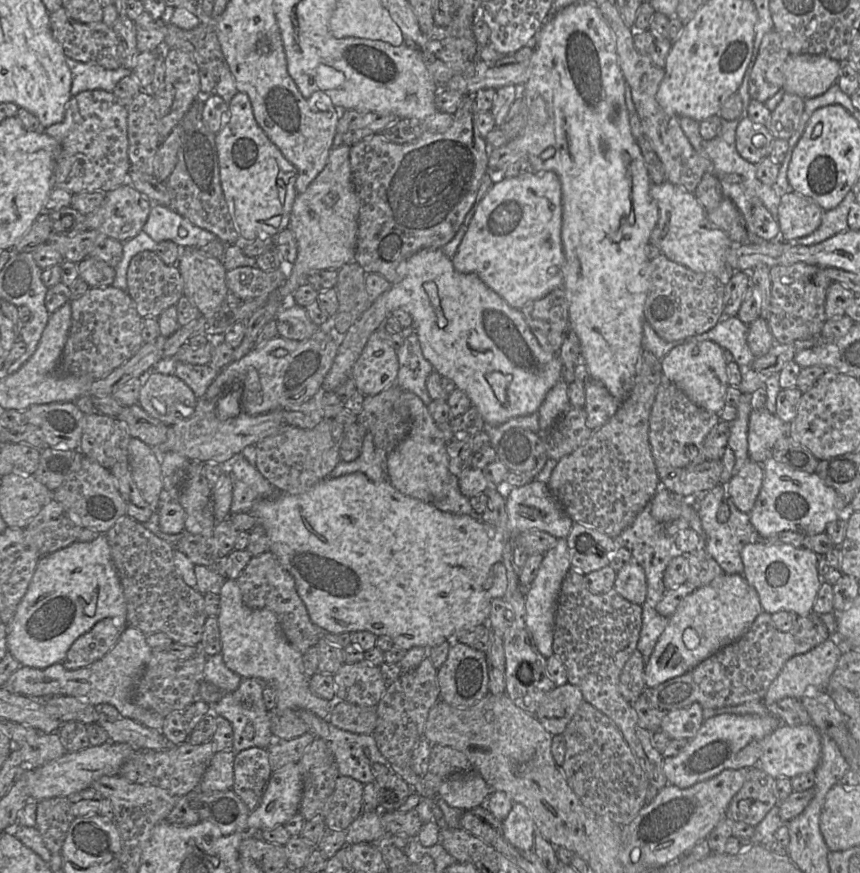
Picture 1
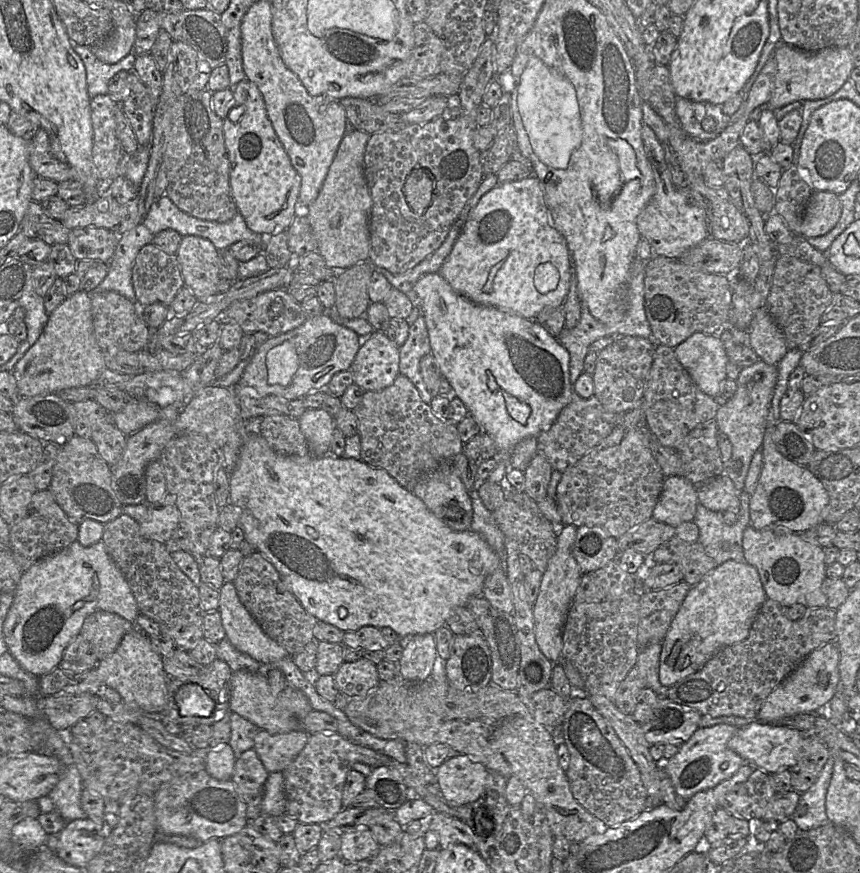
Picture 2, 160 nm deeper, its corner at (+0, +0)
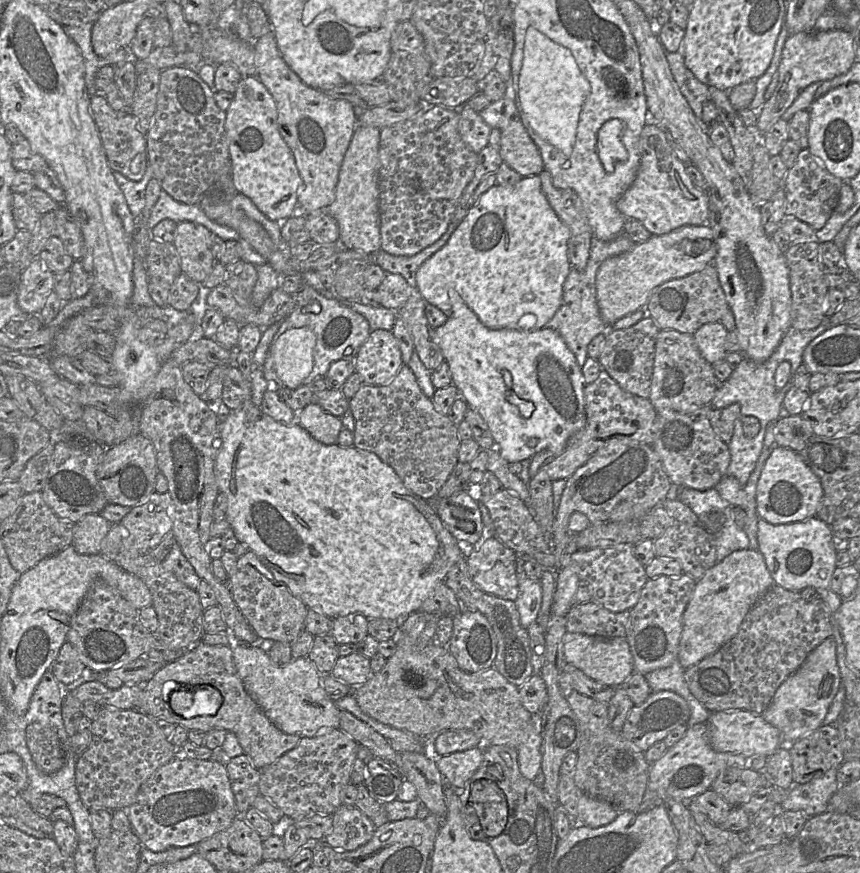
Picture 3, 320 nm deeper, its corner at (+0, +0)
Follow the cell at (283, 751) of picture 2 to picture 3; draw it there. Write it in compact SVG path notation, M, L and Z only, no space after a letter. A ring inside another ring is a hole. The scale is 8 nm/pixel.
M201 641L196 643L190 650L183 653L181 657L173 662L166 663L146 683L134 709L154 720L164 719L176 725L182 725L186 729L209 732L212 729L224 729L234 732L238 741L255 768L261 769L293 749L301 739L296 734L286 734L279 730L265 715L262 709L246 692L242 680L239 677L233 660L233 650L228 645L208 645ZM173 681L180 686L194 687L196 685L212 685L219 690L223 702L216 714L196 716L190 719L177 717L168 705L175 686L164 685Z

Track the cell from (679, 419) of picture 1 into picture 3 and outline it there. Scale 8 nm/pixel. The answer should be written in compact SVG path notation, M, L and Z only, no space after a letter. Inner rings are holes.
M660 330L653 365L649 400L657 413L676 411L690 413L710 405L718 388L714 368L700 353L693 335L677 330Z

